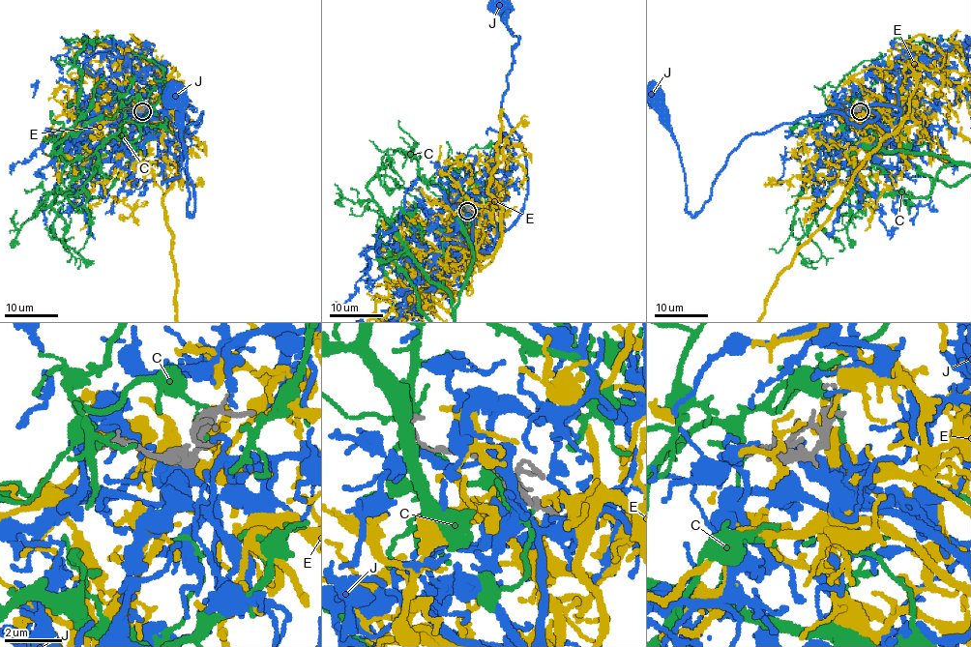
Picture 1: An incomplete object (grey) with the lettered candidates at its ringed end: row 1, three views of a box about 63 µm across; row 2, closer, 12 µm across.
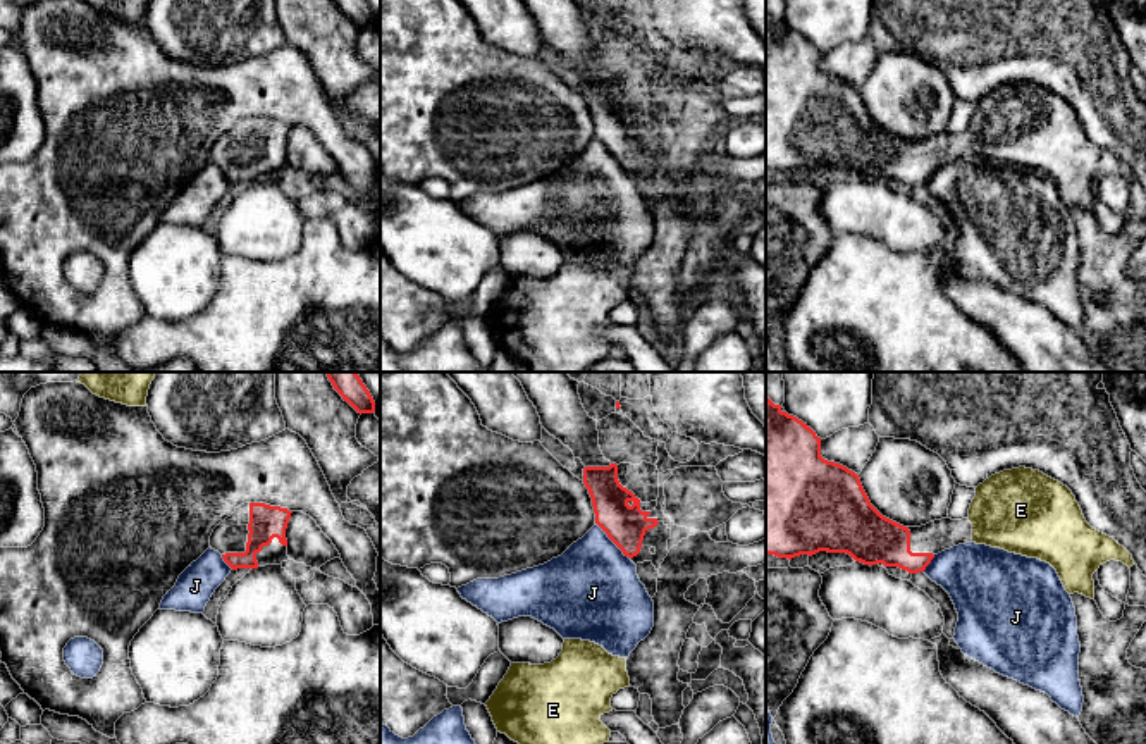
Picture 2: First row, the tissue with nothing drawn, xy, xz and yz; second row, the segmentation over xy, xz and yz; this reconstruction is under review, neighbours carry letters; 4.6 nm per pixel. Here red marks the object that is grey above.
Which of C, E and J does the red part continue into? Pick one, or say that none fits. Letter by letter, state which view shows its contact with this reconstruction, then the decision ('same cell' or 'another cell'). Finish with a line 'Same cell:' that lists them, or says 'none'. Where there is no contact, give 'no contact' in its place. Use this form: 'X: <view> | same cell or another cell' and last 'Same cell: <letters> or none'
C: no contact | another cell
E: no contact | same cell
J: xz | another cell
Same cell: E

